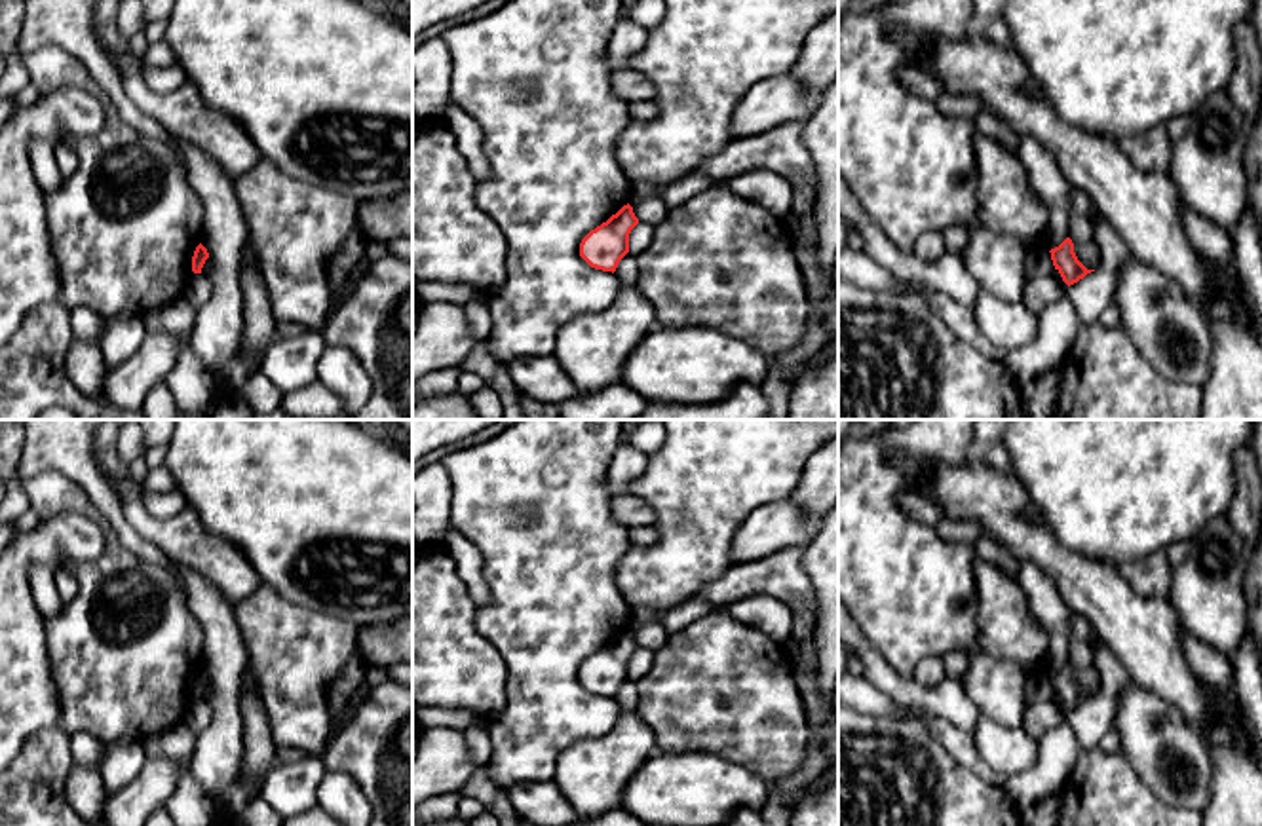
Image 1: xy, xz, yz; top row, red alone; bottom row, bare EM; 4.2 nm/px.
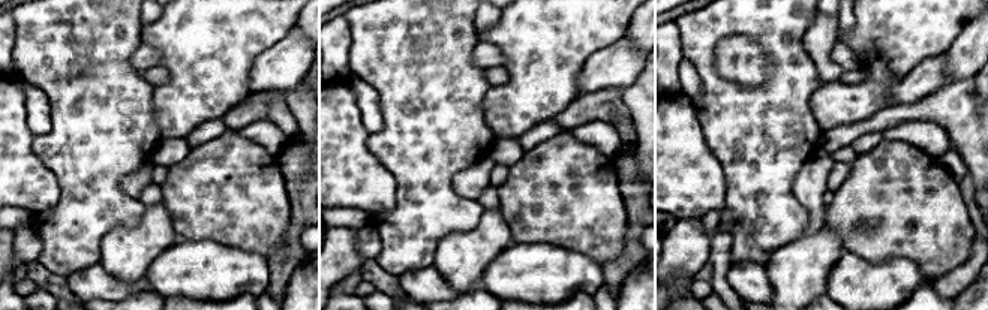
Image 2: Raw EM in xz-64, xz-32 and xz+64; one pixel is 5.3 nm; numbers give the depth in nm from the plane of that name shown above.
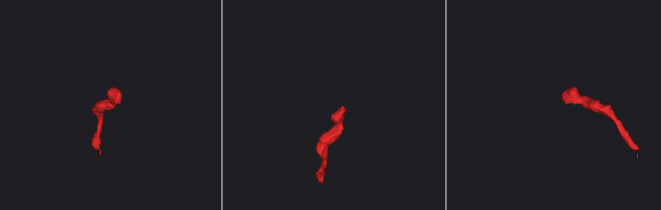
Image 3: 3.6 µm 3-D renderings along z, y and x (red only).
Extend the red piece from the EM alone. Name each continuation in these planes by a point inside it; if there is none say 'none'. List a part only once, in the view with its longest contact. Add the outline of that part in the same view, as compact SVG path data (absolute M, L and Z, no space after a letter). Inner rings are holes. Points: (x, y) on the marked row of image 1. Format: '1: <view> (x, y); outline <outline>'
none

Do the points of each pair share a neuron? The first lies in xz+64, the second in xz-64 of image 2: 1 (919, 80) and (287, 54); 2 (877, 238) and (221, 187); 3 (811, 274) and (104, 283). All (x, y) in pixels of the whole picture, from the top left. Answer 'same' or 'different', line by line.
1: same
2: same
3: different

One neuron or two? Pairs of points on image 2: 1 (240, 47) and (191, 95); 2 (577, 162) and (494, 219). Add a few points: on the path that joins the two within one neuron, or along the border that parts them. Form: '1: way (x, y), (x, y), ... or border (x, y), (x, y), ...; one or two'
1: way (228, 57), (203, 83); one
2: border (498, 207), (513, 241); two

